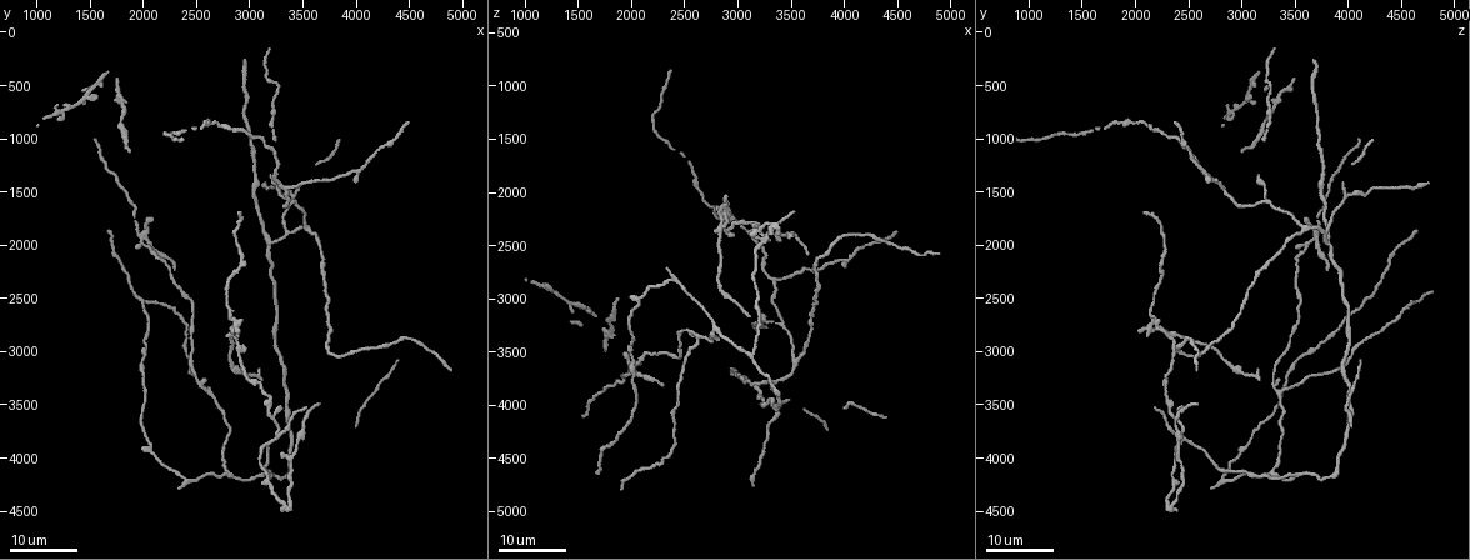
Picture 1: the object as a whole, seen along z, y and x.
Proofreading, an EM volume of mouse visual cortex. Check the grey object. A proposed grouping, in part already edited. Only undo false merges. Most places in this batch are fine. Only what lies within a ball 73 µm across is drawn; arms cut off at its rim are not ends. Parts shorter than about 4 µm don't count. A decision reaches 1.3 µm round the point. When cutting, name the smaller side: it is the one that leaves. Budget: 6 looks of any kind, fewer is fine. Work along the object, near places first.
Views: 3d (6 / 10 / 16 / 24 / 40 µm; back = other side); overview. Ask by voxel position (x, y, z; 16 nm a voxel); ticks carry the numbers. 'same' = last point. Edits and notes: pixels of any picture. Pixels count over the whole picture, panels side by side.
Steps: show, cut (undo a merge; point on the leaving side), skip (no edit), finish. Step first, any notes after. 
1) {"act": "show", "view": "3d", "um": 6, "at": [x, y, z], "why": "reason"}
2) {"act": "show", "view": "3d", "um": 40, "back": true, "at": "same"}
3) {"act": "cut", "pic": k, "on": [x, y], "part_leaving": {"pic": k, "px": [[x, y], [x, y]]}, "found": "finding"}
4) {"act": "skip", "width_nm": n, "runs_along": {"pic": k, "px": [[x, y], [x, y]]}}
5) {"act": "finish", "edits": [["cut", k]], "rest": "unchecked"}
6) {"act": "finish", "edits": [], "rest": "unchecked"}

{"act": "show", "view": "3d", "um": 16, "at": [3240, 3820, 2460], "why": "four-way junction"}

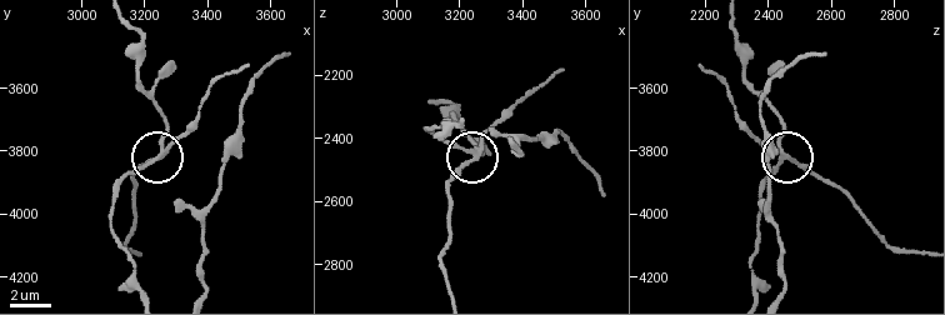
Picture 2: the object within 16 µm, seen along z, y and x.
{"act": "show", "view": "3d", "um": 6, "at": [3230, 3830, 2440], "why": "zoom in"}

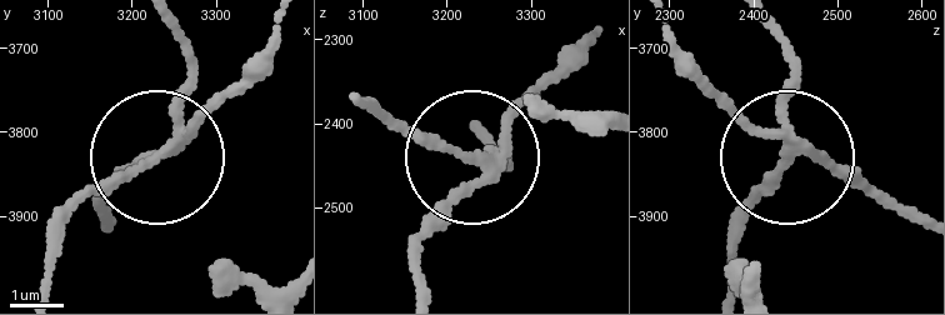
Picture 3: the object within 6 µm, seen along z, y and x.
{"act": "cut", "pic": 3, "on": [189, 60], "side_arm_um": 34, "part_leaving": {"pic": 3, "px": [[795, 133], [781, 29]]}, "found": "a second neuron is stuck on"}

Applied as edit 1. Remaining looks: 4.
{"act": "show", "view": "3d", "um": 24, "at": [1980, 1900, 3720]}

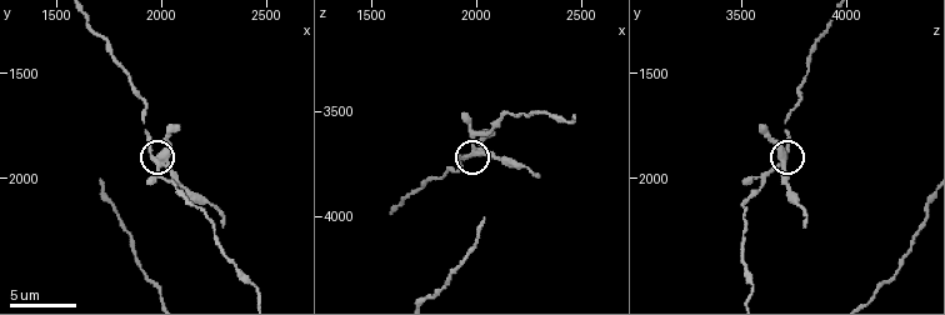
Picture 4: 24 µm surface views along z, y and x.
{"act": "show", "view": "3d", "um": 10, "at": [1970, 1900, 3710], "why": "zoom in"}

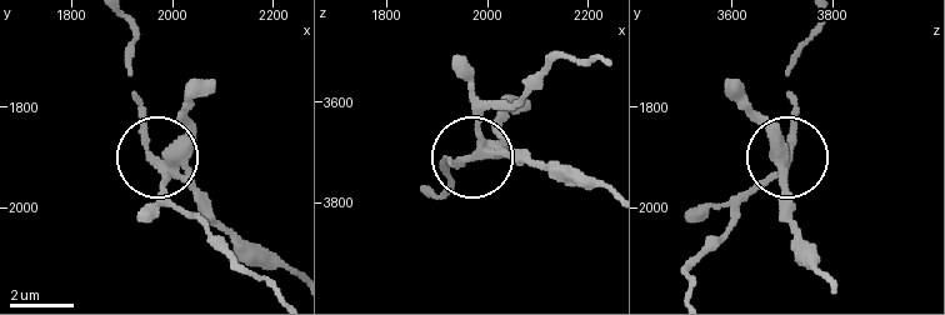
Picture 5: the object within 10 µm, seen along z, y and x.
{"act": "cut", "pic": 5, "on": [203, 204], "side_arm_um": 7, "part_leaving": {"pic": 5, "px": [[171, 169], [233, 230], [289, 271]]}, "found": "a second neuron is stuck on"}

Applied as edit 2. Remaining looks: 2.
{"act": "show", "view": "3d", "um": 24, "at": [3400, 1560, 3240], "why": "arms part here"}

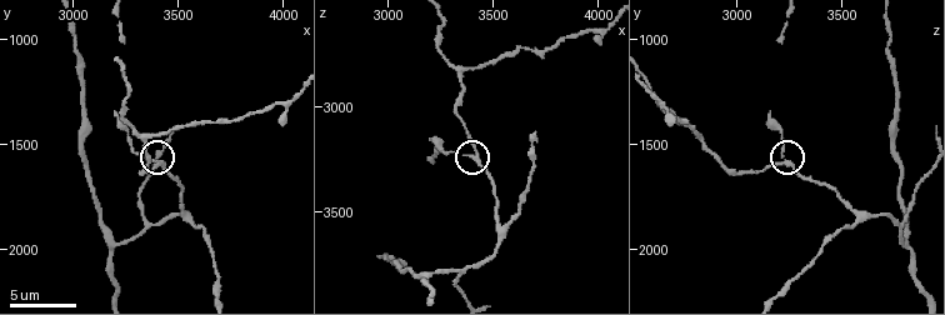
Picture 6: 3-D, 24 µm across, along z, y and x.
{"act": "show", "view": "3d", "um": 6, "at": [3410, 1580, 3250]}

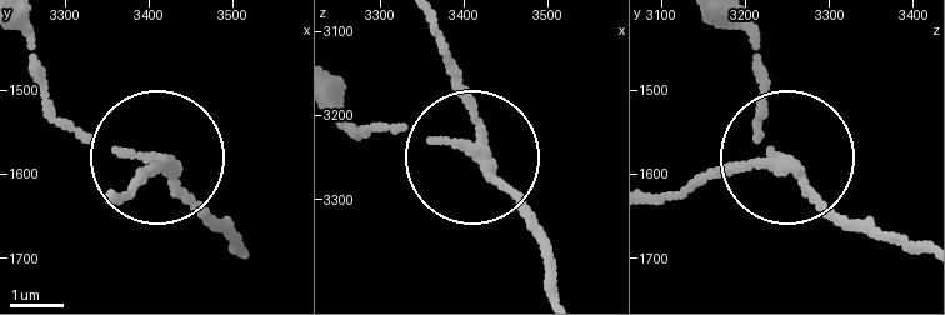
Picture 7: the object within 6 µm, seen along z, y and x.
{"act": "skip", "side_arm_um": 28, "runs_along": {"pic": 7, "px": [[921, 253], [854, 226], [765, 136], [760, 83]]}, "found": "one neuron here"}

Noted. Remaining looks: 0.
{"act": "finish", "edits": [["cut", 3], ["cut", 5]], "rest": "unchecked"}

